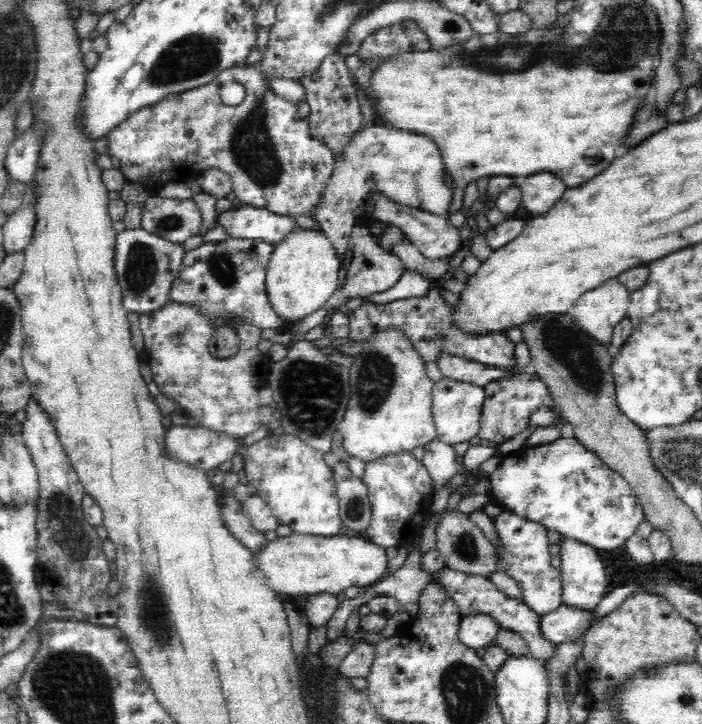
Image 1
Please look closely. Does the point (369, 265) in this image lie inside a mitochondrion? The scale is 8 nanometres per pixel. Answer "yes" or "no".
yes

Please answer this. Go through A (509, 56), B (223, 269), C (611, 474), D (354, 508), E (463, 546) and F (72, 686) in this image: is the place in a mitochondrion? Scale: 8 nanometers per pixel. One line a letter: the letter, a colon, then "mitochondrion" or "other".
A: mitochondrion
B: mitochondrion
C: other
D: mitochondrion
E: mitochondrion
F: mitochondrion

